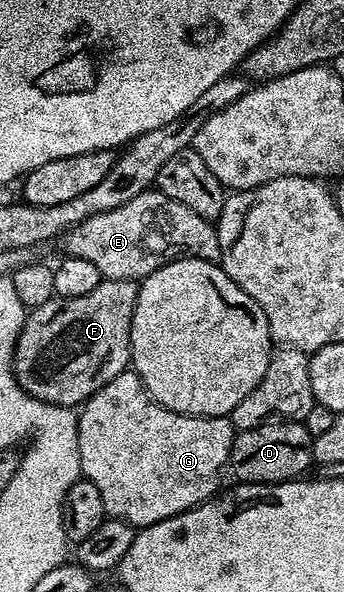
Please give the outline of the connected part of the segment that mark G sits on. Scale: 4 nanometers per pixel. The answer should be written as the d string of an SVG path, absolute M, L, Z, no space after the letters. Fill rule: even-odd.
M127 371L116 375L116 379L112 379L107 385L100 387L94 392L81 406L78 413L78 446L80 447L82 477L85 480L96 483L96 487L100 491L100 499L104 499L107 518L115 521L126 521L129 525L135 527L155 525L164 519L175 517L189 509L195 509L197 505L203 505L205 501L210 500L211 497L219 492L218 476L221 475L222 469L224 473L224 470L227 468L235 432L235 427L230 422L229 417L189 417L183 413L165 409L163 405L156 403L150 398L144 383L140 379L140 375L133 371Z

